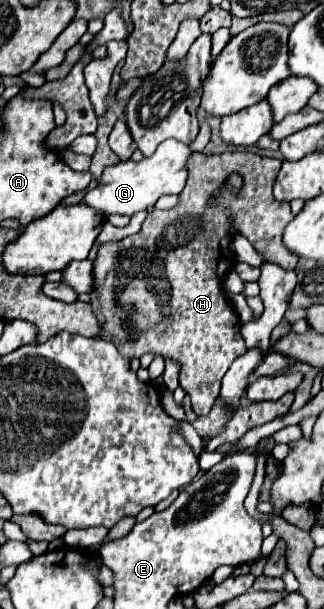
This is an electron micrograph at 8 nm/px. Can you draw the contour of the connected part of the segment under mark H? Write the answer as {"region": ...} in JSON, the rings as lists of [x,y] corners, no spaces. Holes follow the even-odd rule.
{"region":[[[194,152],[194,154],[190,154],[190,160],[188,160],[186,166],[188,168],[188,179],[182,191],[182,200],[180,200],[174,208],[170,208],[170,210],[152,210],[152,212],[148,214],[148,218],[144,220],[142,230],[140,230],[138,234],[128,236],[128,238],[124,238],[124,240],[120,240],[120,242],[106,242],[106,244],[100,244],[100,246],[98,246],[98,254],[96,254],[96,258],[94,258],[94,288],[92,288],[92,292],[90,292],[90,306],[92,306],[92,312],[94,312],[96,318],[98,318],[98,324],[100,324],[100,338],[102,338],[102,340],[112,340],[114,334],[120,336],[120,350],[118,350],[118,352],[122,352],[122,356],[126,356],[126,358],[140,358],[142,354],[152,352],[152,354],[162,354],[162,356],[166,356],[166,358],[172,358],[172,360],[180,362],[180,386],[182,386],[184,392],[192,398],[194,412],[196,412],[196,414],[208,414],[210,408],[212,408],[212,404],[214,404],[214,400],[218,398],[222,376],[226,374],[226,370],[230,368],[230,364],[232,364],[240,354],[246,352],[246,342],[242,340],[242,334],[240,334],[240,320],[238,320],[236,312],[232,310],[230,302],[226,300],[224,292],[220,290],[220,282],[224,280],[226,272],[234,266],[234,254],[232,254],[232,250],[230,250],[232,238],[234,238],[236,234],[246,236],[250,244],[254,246],[267,262],[280,264],[280,266],[286,268],[286,270],[294,270],[294,266],[296,266],[296,262],[298,262],[298,256],[292,254],[292,252],[288,252],[286,246],[282,244],[282,232],[284,232],[286,224],[294,218],[292,212],[290,212],[290,204],[288,204],[288,202],[278,202],[278,200],[274,200],[274,196],[272,196],[272,186],[274,186],[274,180],[276,180],[278,172],[280,172],[280,166],[282,166],[280,160],[276,160],[276,158],[262,158],[262,156],[252,154],[252,152],[224,152],[224,154],[218,154],[218,156],[208,156],[208,154],[202,154],[202,152]],[[230,172],[238,172],[238,174],[244,178],[244,188],[240,190],[240,194],[238,194],[238,196],[228,194],[228,196],[224,196],[224,198],[220,200],[220,204],[208,204],[210,194],[212,194],[216,188],[222,186],[222,182],[226,180],[226,176],[228,176]]]}

